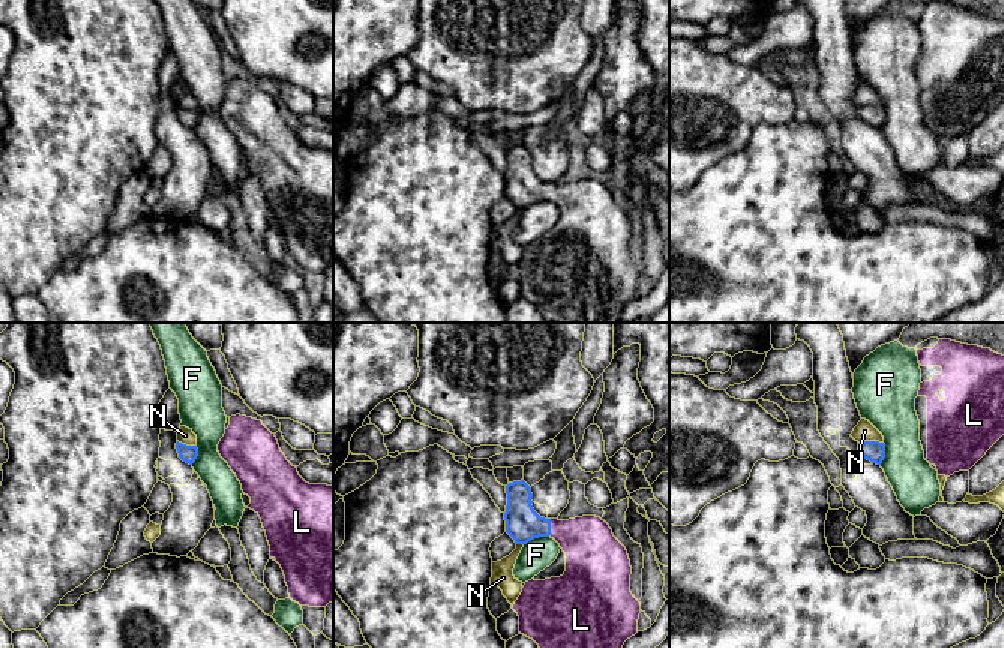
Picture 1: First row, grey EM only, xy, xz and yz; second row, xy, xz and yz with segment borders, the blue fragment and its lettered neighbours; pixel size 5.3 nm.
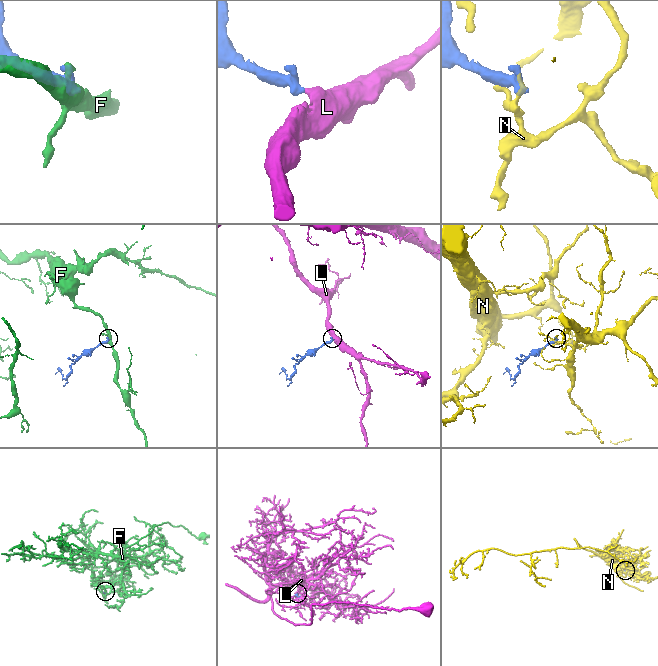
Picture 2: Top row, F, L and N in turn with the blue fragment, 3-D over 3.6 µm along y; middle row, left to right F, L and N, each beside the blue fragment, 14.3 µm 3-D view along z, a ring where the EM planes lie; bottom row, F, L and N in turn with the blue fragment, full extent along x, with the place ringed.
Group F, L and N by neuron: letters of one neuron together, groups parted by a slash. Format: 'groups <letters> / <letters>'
groups F / L / N

